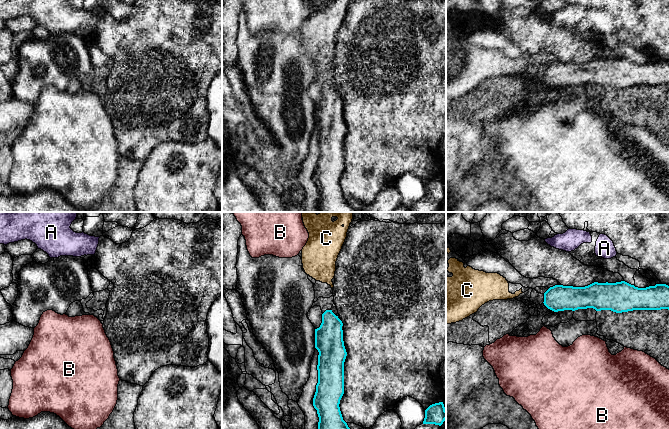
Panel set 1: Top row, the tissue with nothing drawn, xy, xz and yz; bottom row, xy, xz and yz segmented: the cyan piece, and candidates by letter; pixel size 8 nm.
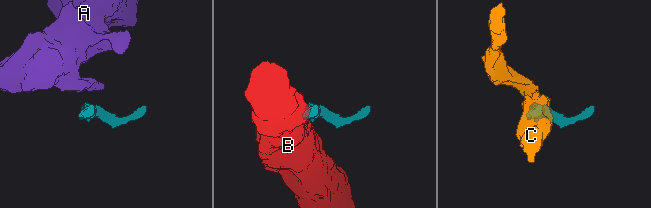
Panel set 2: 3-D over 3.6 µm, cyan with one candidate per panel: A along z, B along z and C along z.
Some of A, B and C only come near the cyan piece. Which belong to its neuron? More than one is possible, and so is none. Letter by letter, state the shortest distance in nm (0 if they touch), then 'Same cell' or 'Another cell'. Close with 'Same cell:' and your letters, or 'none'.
A: Distance 190 nm. Another cell
B: Distance 140 nm. Another cell
C: Distance 180 nm. Same cell
Same cell: C

